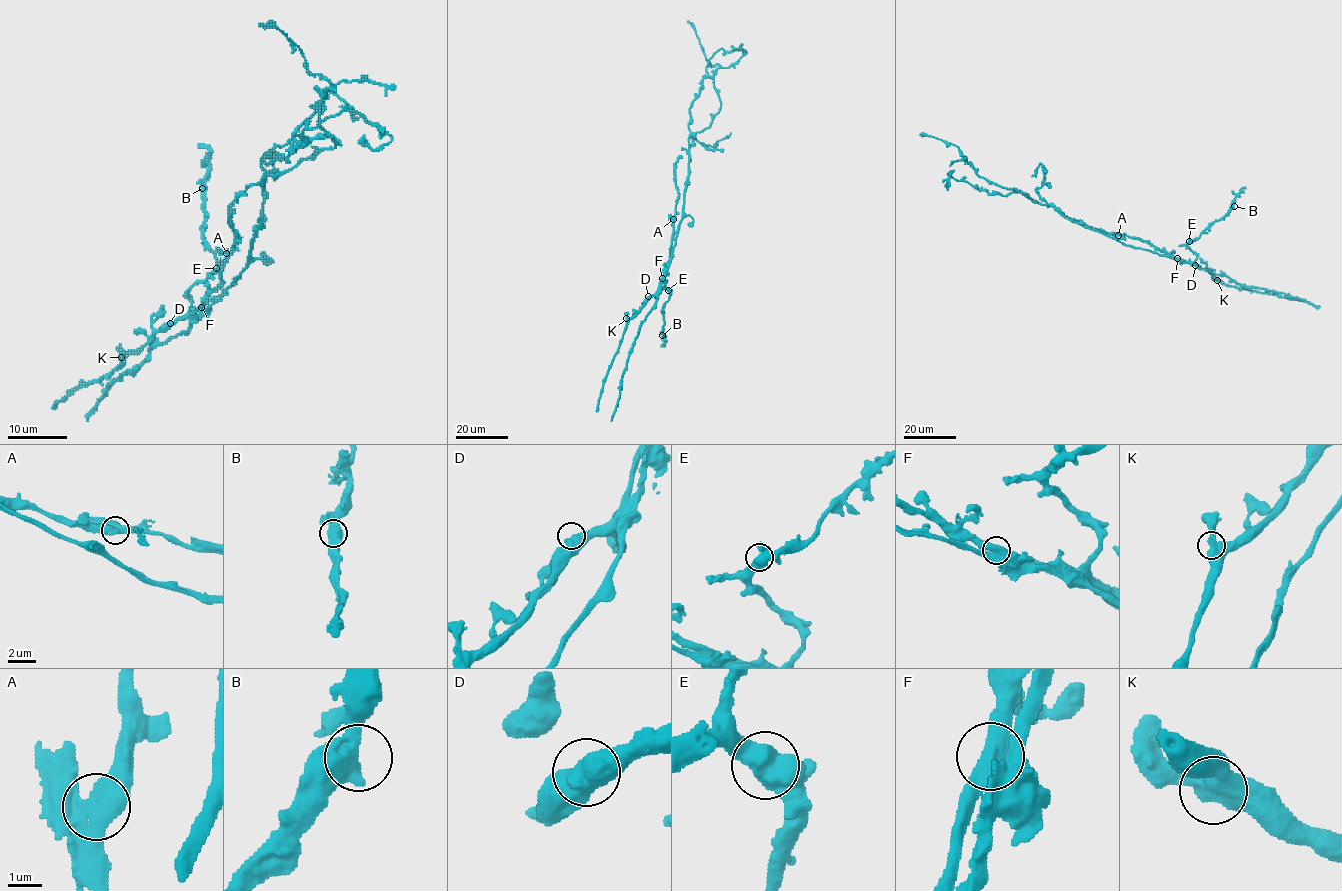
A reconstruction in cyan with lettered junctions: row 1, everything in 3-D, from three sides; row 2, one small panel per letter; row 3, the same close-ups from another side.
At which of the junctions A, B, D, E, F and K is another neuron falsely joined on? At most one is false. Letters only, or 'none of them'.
F

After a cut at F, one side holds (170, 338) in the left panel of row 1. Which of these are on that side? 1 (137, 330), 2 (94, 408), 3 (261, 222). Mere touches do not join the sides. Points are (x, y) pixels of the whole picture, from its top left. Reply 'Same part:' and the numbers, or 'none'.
Same part: 2, 3

